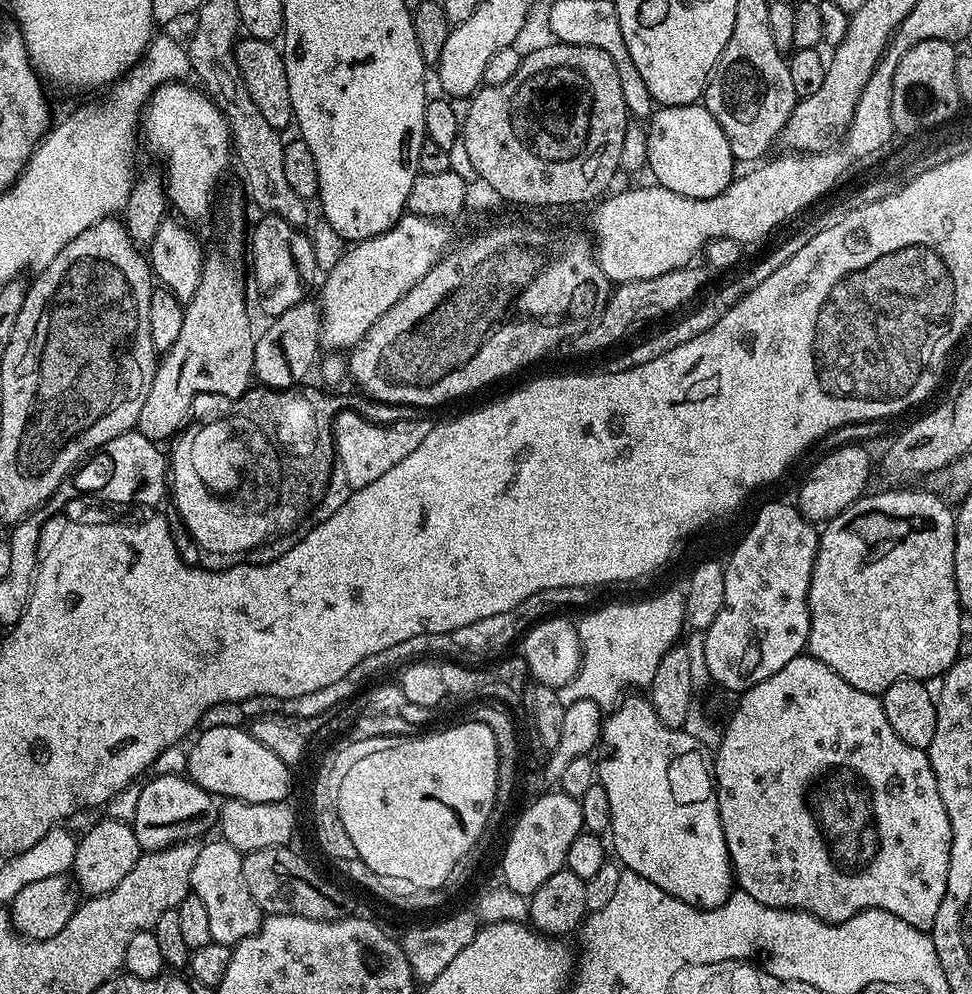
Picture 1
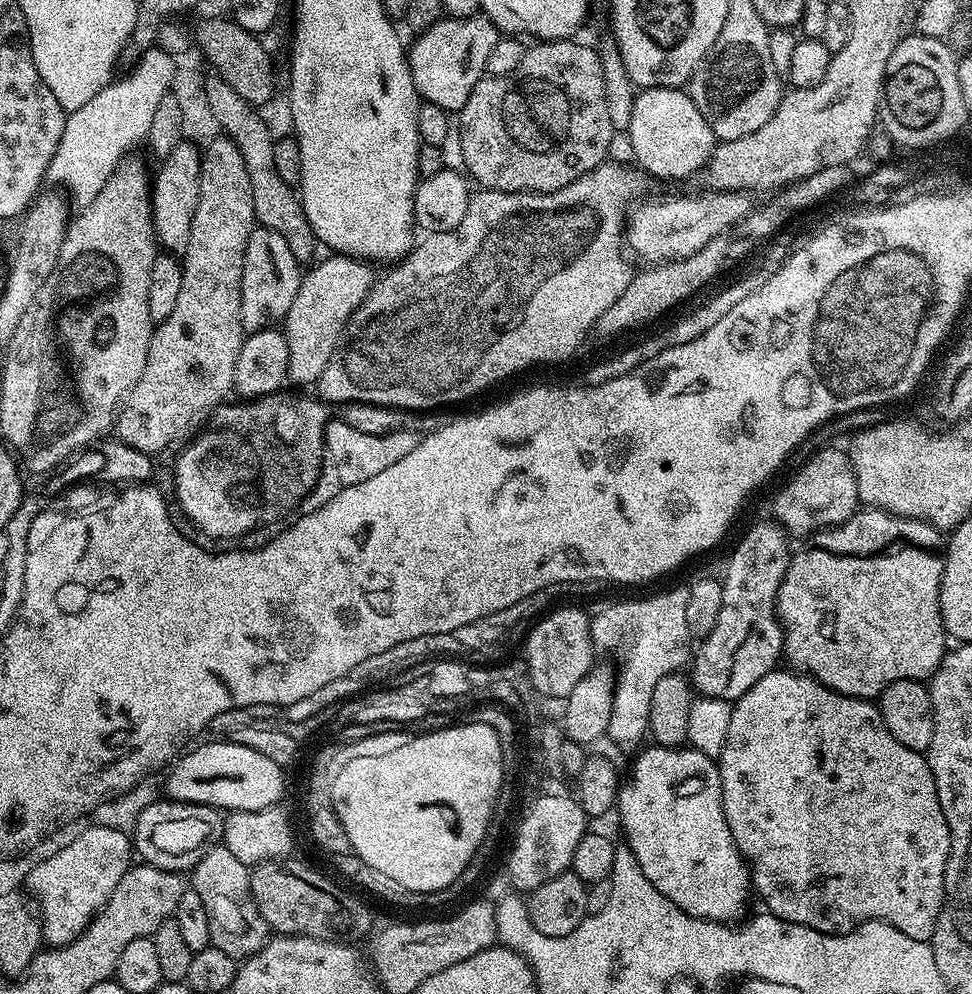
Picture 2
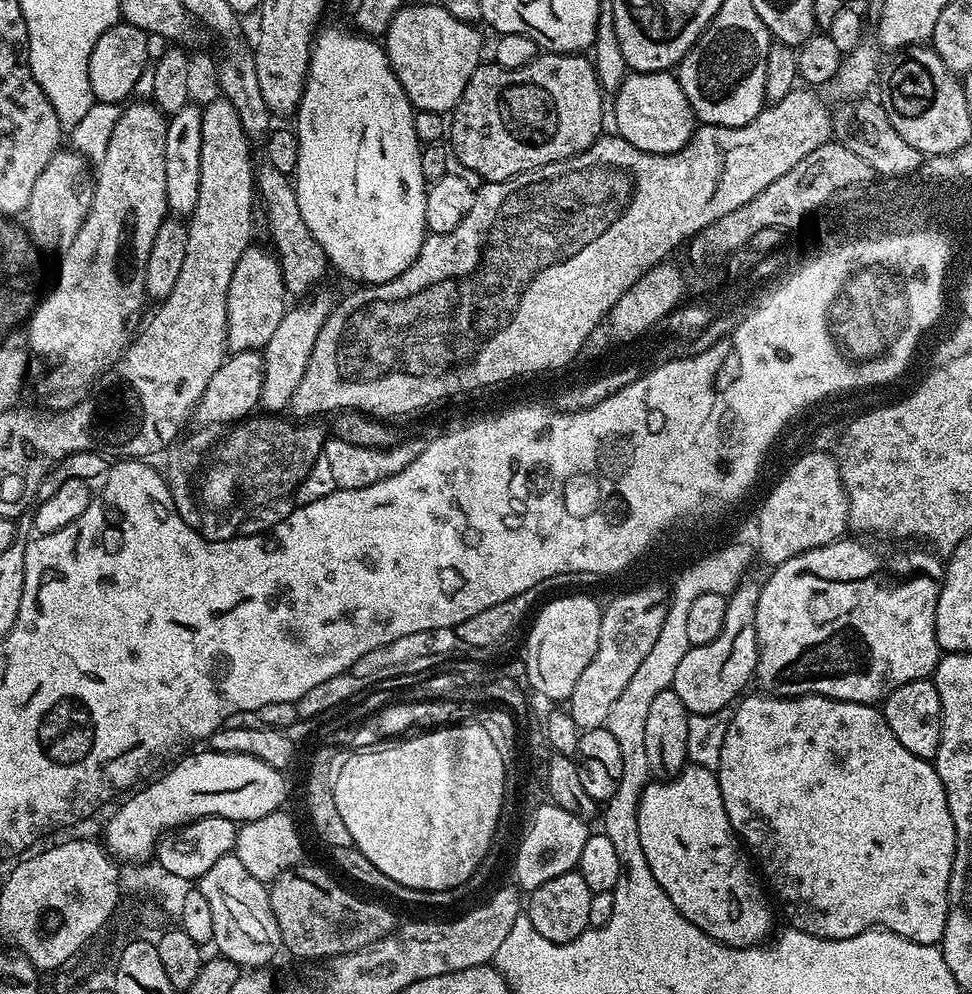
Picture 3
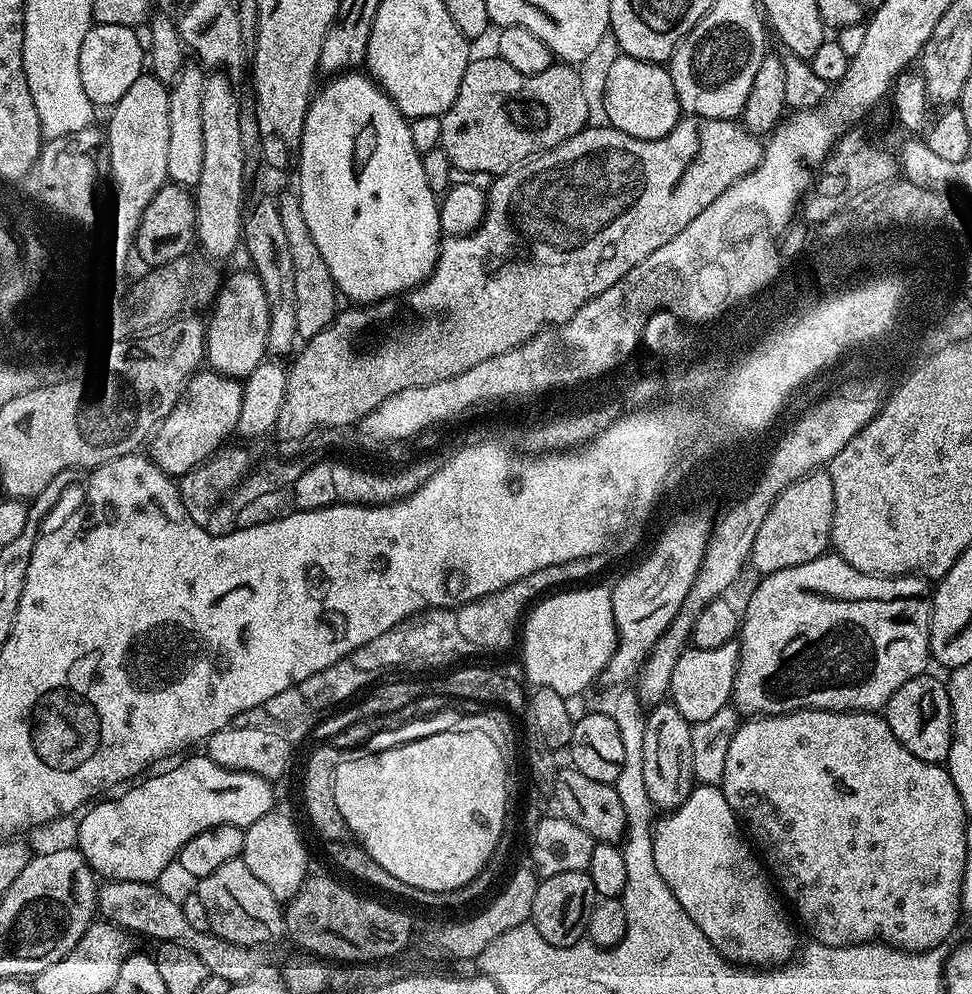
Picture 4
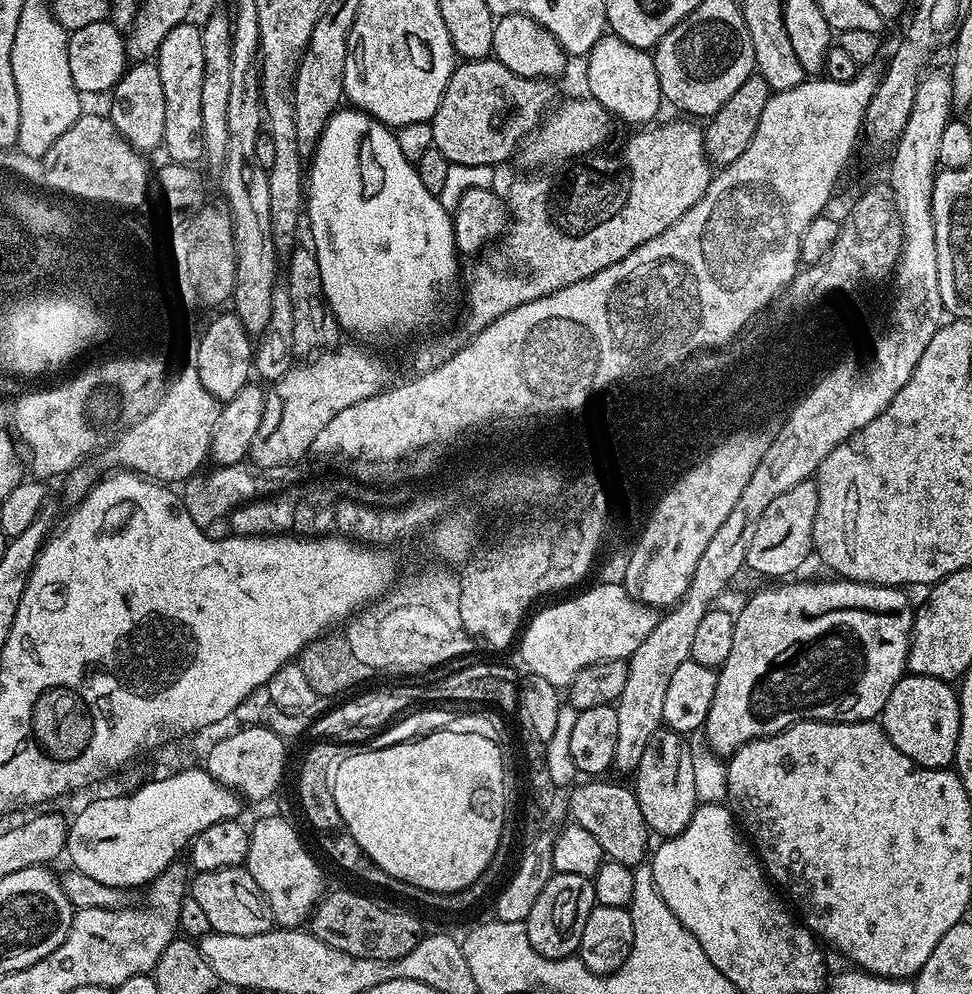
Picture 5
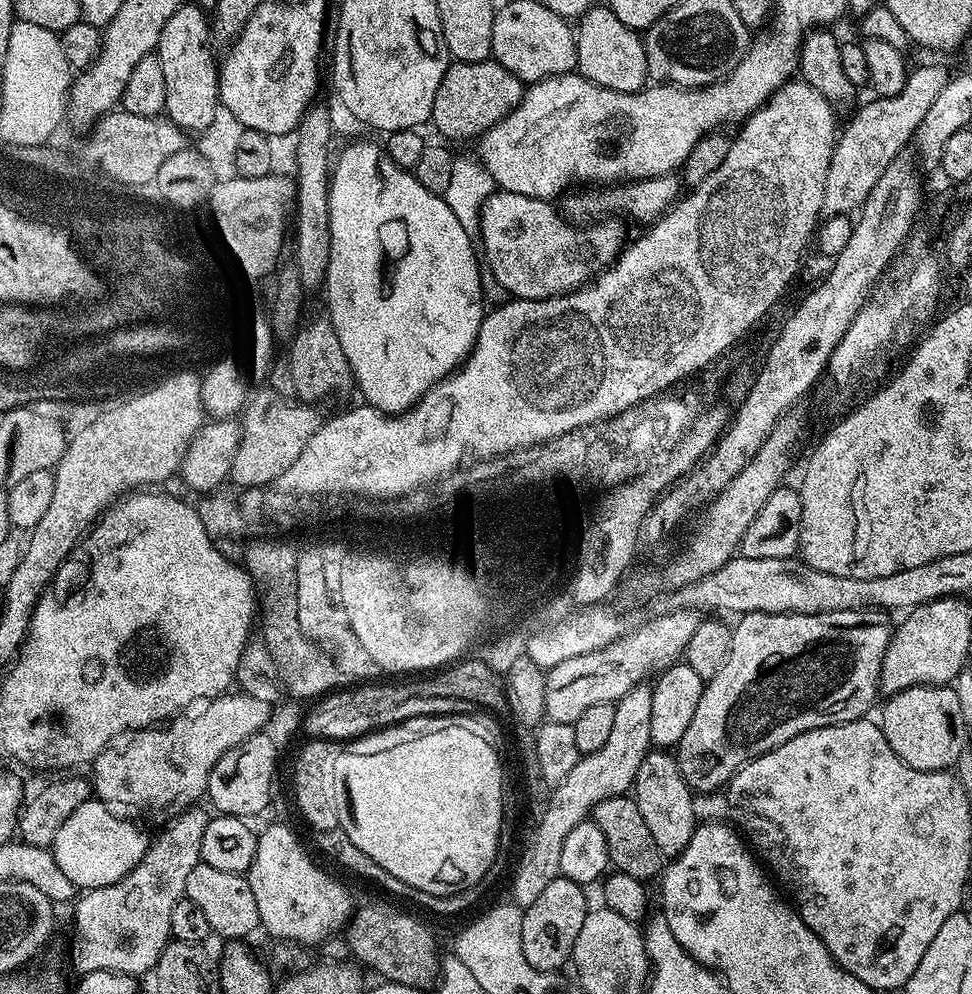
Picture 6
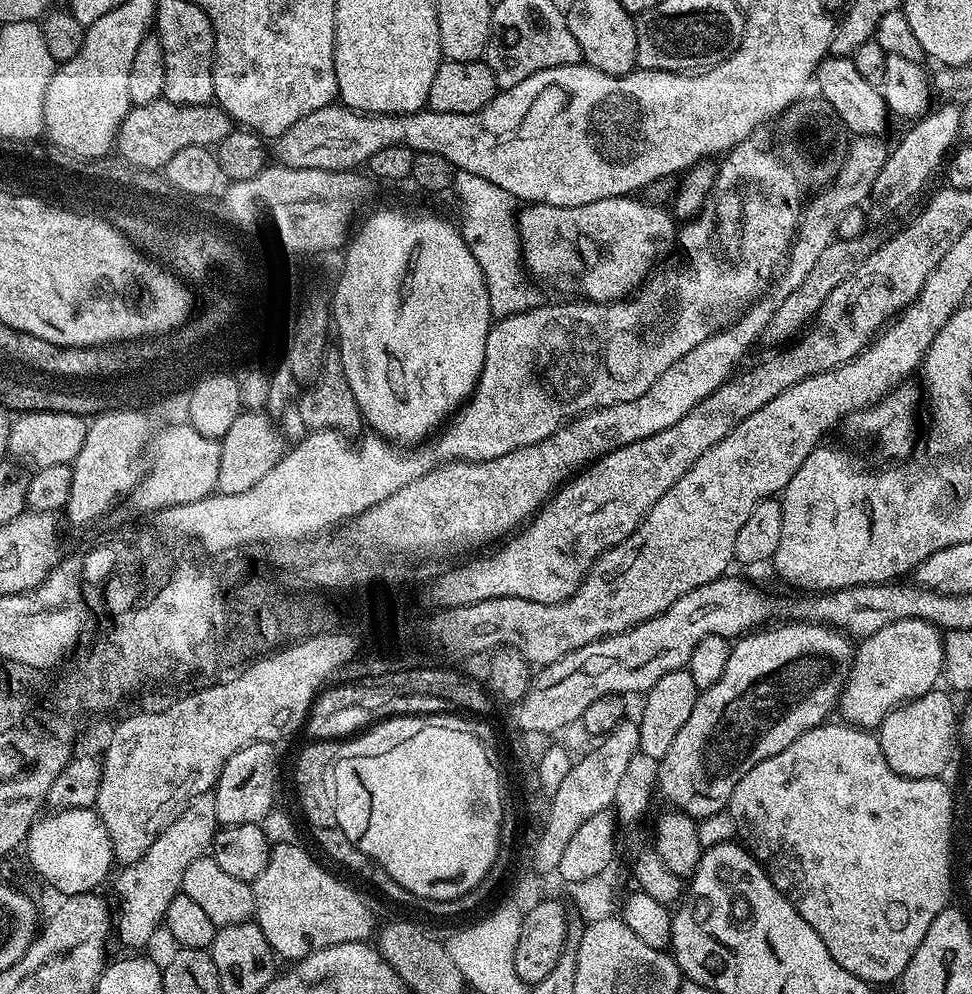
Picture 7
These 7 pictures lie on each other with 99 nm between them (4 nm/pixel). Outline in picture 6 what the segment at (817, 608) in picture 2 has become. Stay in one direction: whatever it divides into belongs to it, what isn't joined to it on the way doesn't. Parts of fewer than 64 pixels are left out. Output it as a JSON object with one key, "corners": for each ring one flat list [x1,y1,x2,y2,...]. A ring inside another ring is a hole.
{"corners":[[850,609,842,610,838,613,762,613,762,612,745,612,739,617,740,621,735,621,732,630,732,645,730,646,730,658,726,658,726,666,722,666,722,670,718,670,718,674,714,674,714,678,710,678,705,683,702,690,702,699,698,701,697,708,694,709,694,719,690,722,690,726,686,726,686,734,682,734,679,744,674,749,674,755,678,766,682,770,682,778,688,783,693,793,714,792,723,789,731,780,733,774,738,771,743,764,748,764,756,756,766,754,770,750,774,750,778,746,782,746,782,742,790,742,790,738,794,738,803,732,809,732,815,728,825,728,826,726,834,726,835,724,849,724,855,720,867,717,868,712,875,702,876,696,881,695,880,691,880,671,882,670,882,662,884,655,888,649,888,644,892,640,894,631,893,625,888,625,888,620,883,611,880,610,863,610]]}

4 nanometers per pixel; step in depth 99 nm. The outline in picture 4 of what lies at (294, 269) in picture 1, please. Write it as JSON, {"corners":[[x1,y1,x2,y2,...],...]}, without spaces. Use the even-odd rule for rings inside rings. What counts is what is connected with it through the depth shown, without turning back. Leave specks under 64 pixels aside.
{"corners":[[253,270,230,273,224,284,222,280,219,285,210,310,212,318,206,322,206,360,211,371,247,378,266,358,267,330,270,328,270,306,259,274]]}

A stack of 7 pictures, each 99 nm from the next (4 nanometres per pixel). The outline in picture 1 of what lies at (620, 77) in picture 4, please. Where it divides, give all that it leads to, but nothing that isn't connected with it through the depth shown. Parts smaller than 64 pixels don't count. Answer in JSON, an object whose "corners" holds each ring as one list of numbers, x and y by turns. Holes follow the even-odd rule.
{"corners":[[703,103,683,104,682,106,657,107,646,124,648,140,647,171,652,171,651,179,666,190,674,190,674,194,682,194,686,198,714,198,714,194,722,194,726,186,734,179,732,164,734,157,730,150,730,142,722,130,722,126,705,108]]}

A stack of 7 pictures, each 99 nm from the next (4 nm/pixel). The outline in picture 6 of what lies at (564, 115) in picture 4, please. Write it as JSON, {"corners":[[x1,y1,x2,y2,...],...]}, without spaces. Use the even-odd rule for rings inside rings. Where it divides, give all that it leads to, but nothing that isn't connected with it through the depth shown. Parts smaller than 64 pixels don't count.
{"corners":[[491,58,482,62,449,63,438,86,438,94,434,94,431,127,436,127,445,136,445,141,475,141,486,130,490,130,490,126,506,118,506,114,510,114,510,110,514,110,518,102,524,99,525,91,525,85,517,76]]}

